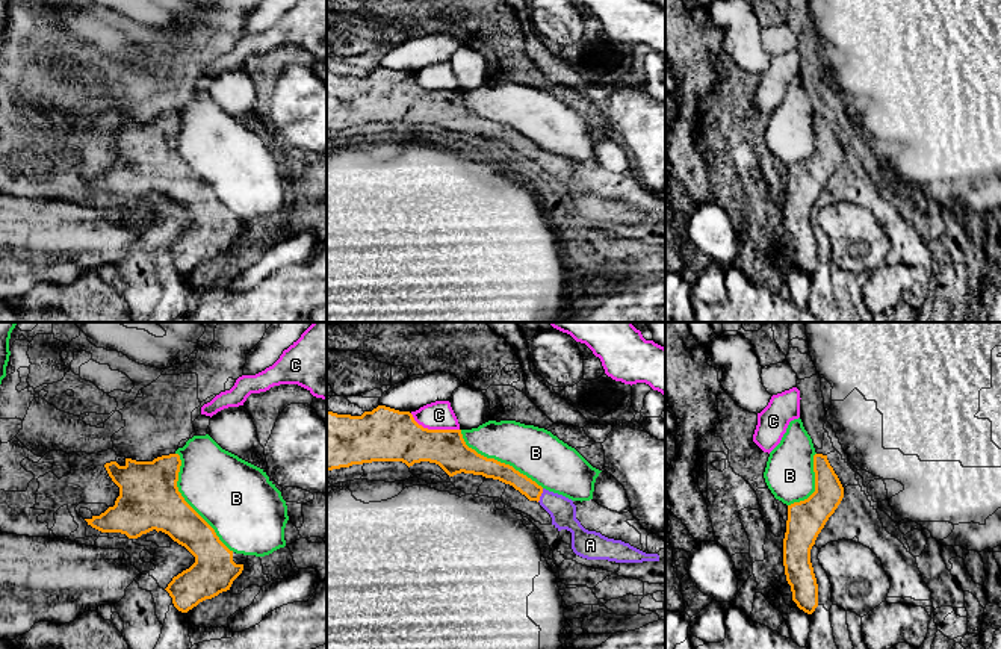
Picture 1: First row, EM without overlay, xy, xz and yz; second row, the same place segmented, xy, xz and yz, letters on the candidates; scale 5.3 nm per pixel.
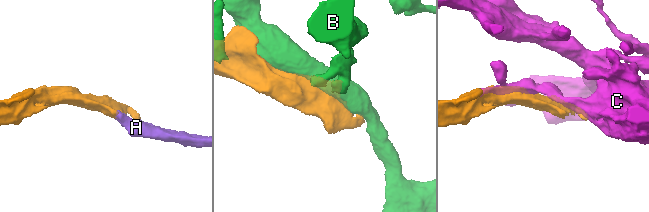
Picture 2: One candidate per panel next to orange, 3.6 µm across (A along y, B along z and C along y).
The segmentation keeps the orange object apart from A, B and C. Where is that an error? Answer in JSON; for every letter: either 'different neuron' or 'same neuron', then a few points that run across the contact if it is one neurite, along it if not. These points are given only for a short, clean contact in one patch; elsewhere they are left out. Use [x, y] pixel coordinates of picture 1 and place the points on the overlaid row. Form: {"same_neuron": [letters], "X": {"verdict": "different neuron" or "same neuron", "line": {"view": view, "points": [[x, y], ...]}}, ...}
{"same_neuron": ["A"], "A": {"verdict": "same neuron"}, "B": {"verdict": "different neuron"}, "C": {"verdict": "different neuron"}}

